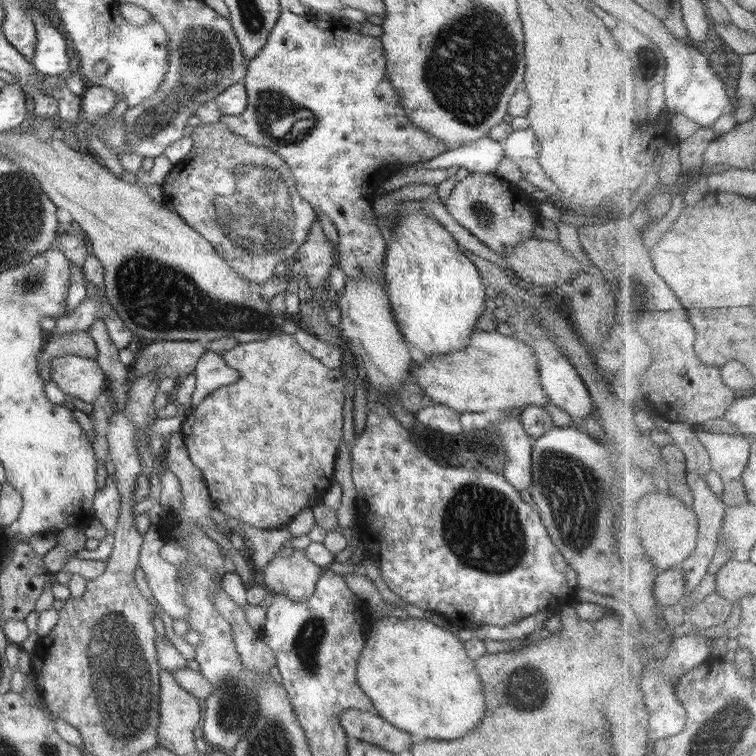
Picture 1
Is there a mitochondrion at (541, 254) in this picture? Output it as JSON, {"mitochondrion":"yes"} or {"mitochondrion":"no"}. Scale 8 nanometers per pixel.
{"mitochondrion":"no"}

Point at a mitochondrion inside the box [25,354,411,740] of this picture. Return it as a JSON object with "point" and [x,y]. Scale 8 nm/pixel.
{"point":[233,710]}

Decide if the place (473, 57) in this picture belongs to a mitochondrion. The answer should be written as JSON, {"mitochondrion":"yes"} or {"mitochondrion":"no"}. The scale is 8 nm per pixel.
{"mitochondrion":"yes"}

